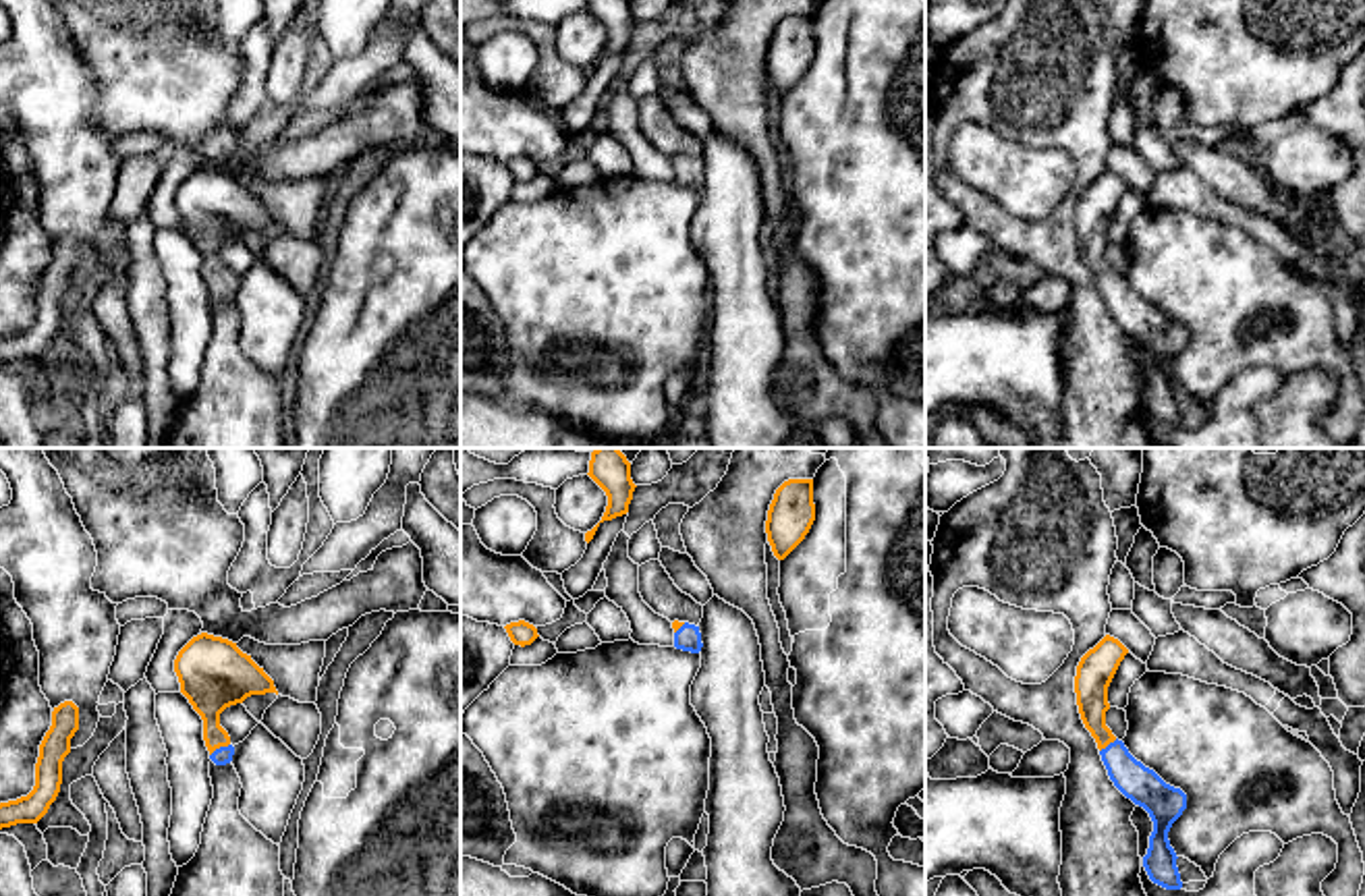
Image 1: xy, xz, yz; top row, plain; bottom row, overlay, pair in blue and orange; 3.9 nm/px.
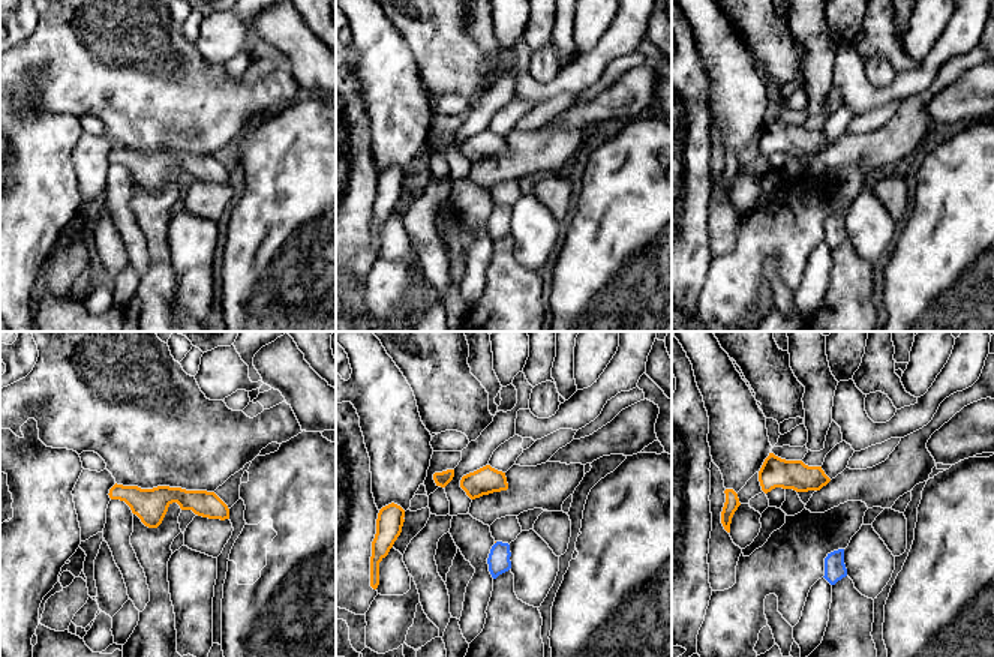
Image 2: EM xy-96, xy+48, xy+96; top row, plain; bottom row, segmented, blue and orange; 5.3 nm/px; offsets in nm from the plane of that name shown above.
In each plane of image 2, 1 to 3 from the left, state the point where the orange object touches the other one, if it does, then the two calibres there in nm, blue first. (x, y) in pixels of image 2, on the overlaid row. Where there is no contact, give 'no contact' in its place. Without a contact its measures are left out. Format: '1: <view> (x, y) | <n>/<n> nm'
1: no contact
2: no contact
3: no contact

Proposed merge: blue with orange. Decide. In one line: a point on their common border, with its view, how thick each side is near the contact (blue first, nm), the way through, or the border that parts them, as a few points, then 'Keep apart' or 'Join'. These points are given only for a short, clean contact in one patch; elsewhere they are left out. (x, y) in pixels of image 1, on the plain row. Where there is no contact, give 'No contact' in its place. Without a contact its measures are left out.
Touches blue at xy (220, 283). Thickness 70 nm (blue) against 220 nm. Path across: xy (223, 291), (220, 283), (212, 266), (214, 218). Join

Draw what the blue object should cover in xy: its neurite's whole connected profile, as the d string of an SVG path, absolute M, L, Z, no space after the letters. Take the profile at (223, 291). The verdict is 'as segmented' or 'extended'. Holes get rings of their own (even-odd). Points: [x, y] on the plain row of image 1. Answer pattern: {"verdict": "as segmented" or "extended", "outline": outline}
{"verdict": "extended", "outline": "M201 168L176 191L180 228L203 255L203 276L216 301L232 297L234 282L220 249L251 230L276 228L274 216L236 178Z"}

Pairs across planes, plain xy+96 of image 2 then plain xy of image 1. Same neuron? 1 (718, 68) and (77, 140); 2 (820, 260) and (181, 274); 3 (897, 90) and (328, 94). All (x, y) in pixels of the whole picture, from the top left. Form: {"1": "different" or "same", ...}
{"1": "same", "2": "same", "3": "same"}

